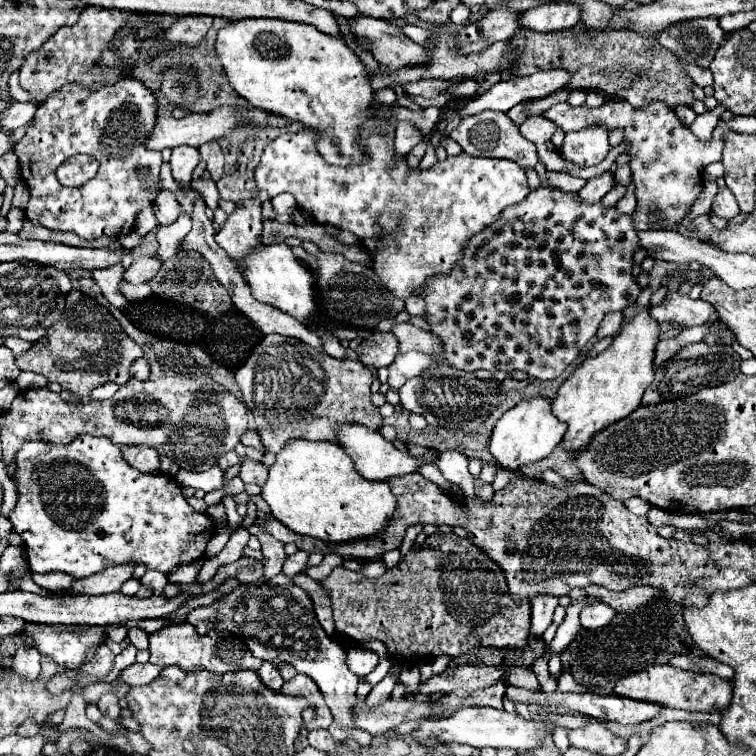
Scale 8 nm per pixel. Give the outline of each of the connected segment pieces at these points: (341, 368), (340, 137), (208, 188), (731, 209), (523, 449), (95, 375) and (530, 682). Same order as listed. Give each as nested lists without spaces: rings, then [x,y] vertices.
[[[266,335],[248,357],[246,367],[236,371],[236,383],[246,407],[256,415],[262,445],[272,453],[278,453],[292,437],[334,443],[334,425],[340,423],[382,427],[382,415],[370,401],[370,369],[360,361],[334,359],[294,337]]]
[[[240,19],[240,21],[232,21],[228,23],[226,27],[222,27],[218,31],[218,37],[216,37],[216,43],[214,43],[214,49],[216,49],[216,55],[226,71],[226,77],[230,81],[230,85],[234,87],[234,91],[238,95],[242,95],[252,107],[258,107],[258,109],[266,109],[270,113],[276,113],[276,115],[282,115],[282,117],[288,117],[292,121],[300,121],[302,125],[310,127],[310,129],[316,129],[320,133],[320,139],[318,139],[318,151],[320,155],[332,163],[332,165],[354,165],[360,157],[362,157],[362,149],[358,149],[356,145],[356,135],[358,135],[358,127],[368,121],[372,115],[368,113],[368,107],[372,105],[372,87],[368,85],[368,71],[366,67],[362,65],[362,61],[354,55],[354,51],[338,37],[332,37],[328,33],[322,33],[318,31],[314,25],[308,25],[308,23],[298,23],[298,21],[284,21],[284,19]]]
[[[198,178],[191,182],[191,187],[203,195],[208,208],[218,208],[219,193],[214,181]]]
[[[724,187],[724,189],[720,189],[716,193],[714,203],[712,203],[712,211],[716,215],[720,215],[720,217],[726,217],[726,219],[732,219],[732,217],[736,217],[740,213],[736,197],[734,197],[734,193],[728,187]]]
[[[548,397],[522,399],[518,405],[508,409],[496,423],[490,437],[490,453],[500,467],[520,469],[522,465],[540,461],[552,453],[552,449],[562,441],[568,425],[560,423],[552,413],[552,401]]]
[[[76,289],[66,295],[64,311],[60,319],[46,329],[46,339],[46,345],[32,343],[26,353],[18,355],[16,365],[22,371],[42,373],[48,381],[56,381],[62,389],[80,397],[88,397],[94,387],[108,381],[124,385],[130,379],[130,363],[142,357],[142,349],[122,331],[110,311]]]
[[[501,665],[499,667],[506,673],[506,684],[522,687],[531,691],[537,691],[540,687],[536,675],[532,670],[517,666]]]

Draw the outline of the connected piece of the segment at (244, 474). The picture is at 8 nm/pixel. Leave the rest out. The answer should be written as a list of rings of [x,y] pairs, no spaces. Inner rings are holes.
[[[244,457],[242,459],[242,471],[240,471],[240,479],[244,483],[256,483],[256,485],[264,485],[266,477],[268,477],[268,467],[262,461],[254,461]]]

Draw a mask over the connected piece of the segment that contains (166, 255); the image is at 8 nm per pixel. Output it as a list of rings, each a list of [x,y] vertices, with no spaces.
[[[182,211],[180,217],[178,217],[172,225],[162,227],[162,231],[158,231],[158,235],[156,235],[156,237],[158,237],[158,243],[160,243],[156,255],[158,255],[160,259],[170,259],[170,257],[178,251],[178,249],[176,249],[178,241],[182,241],[184,235],[190,231],[190,225],[192,225],[190,215],[186,215],[186,213]]]

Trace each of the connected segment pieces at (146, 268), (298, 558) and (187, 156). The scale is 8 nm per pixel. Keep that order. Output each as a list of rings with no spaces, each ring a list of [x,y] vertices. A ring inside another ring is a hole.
[[[150,253],[150,255],[142,255],[138,257],[124,273],[124,279],[132,281],[132,283],[144,283],[144,281],[150,281],[162,267],[162,261]]]
[[[298,551],[298,553],[294,553],[290,559],[286,559],[286,563],[284,563],[284,567],[282,567],[282,573],[288,575],[288,577],[292,577],[292,575],[296,575],[296,573],[302,573],[302,571],[306,569],[306,563],[308,563],[308,553]]]
[[[180,145],[180,147],[172,149],[170,165],[172,165],[172,177],[174,177],[176,181],[190,183],[192,171],[194,171],[194,167],[196,167],[198,163],[200,163],[198,149],[192,149],[192,147],[188,147],[188,145]]]

